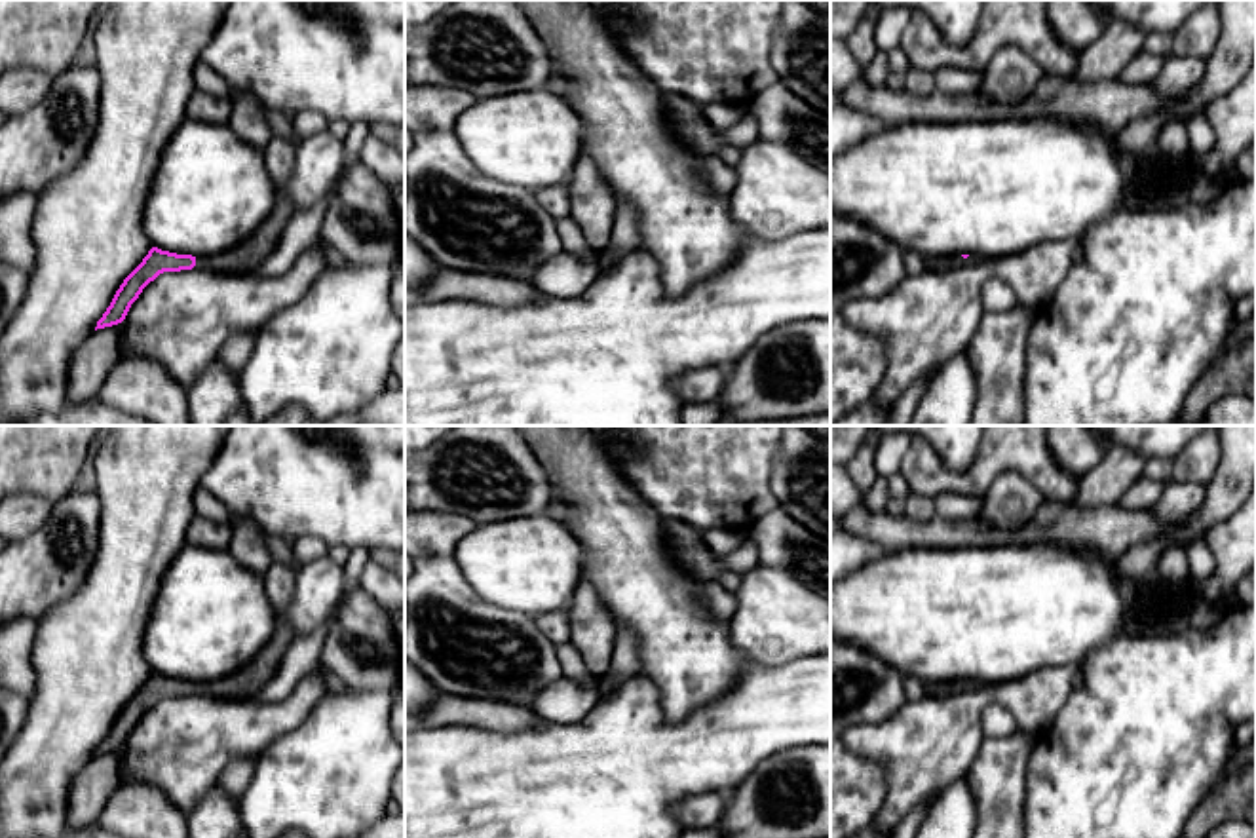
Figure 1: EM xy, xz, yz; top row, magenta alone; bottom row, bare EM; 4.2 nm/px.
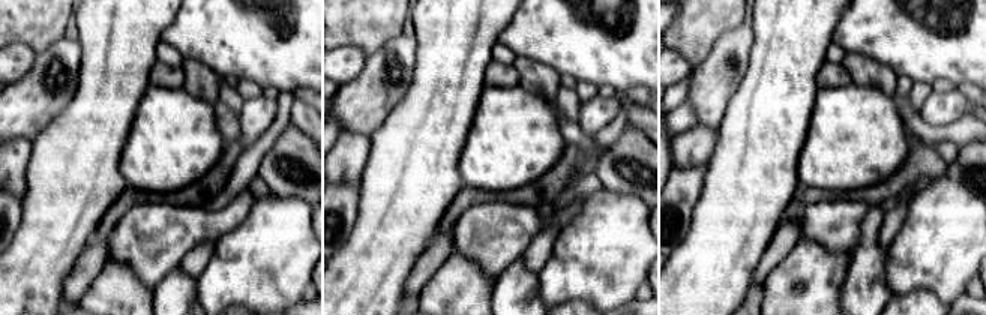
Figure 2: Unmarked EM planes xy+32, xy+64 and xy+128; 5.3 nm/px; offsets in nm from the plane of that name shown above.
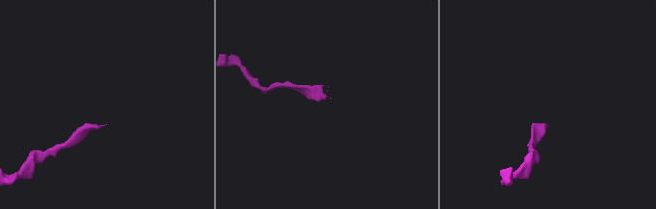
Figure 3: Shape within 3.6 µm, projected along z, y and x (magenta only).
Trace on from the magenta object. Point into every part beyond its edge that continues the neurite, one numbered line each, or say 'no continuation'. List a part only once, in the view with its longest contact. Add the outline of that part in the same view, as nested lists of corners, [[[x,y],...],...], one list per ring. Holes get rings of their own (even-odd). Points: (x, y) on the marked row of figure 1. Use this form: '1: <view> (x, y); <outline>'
1: xy (246, 257); [[[277,198],[272,213],[241,243],[213,257],[196,257],[194,270],[211,270],[222,274],[251,274],[272,255],[283,228],[293,217],[293,207]]]

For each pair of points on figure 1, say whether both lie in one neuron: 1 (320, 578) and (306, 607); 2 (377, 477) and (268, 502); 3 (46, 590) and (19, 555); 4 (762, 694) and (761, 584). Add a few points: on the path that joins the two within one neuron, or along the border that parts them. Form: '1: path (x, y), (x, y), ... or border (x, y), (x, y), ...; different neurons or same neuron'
1: path (320, 586), (314, 599); same neuron
2: path (350, 487), (295, 487); same neuron
3: path (38, 582), (21, 563); same neuron
4: border (747, 656), (761, 664), (789, 664), (806, 658); different neurons

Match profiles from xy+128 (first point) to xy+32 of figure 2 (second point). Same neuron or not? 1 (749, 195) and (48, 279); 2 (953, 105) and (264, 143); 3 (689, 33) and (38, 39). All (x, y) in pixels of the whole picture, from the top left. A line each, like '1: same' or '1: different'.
1: same
2: different
3: same

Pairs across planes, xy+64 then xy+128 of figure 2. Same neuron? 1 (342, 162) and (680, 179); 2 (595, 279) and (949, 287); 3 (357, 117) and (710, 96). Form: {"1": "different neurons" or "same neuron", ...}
{"1": "different neurons", "2": "same neuron", "3": "same neuron"}

